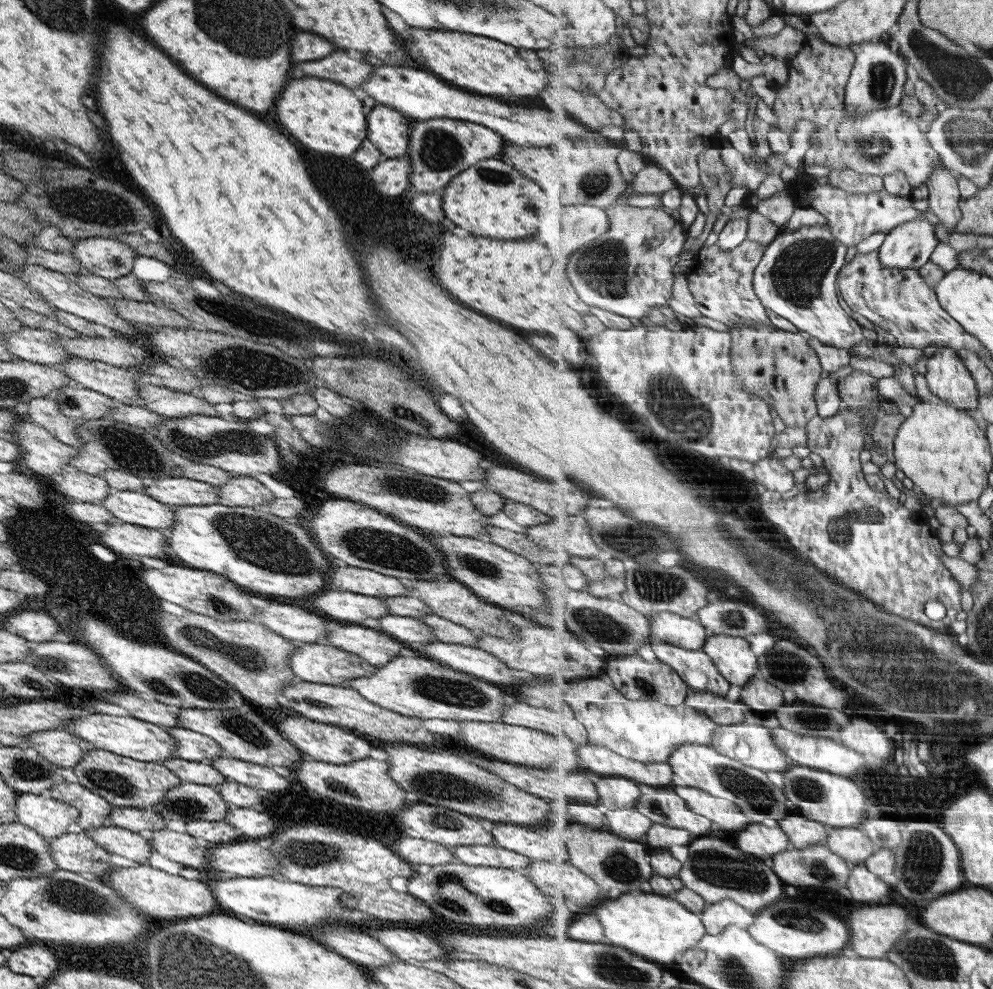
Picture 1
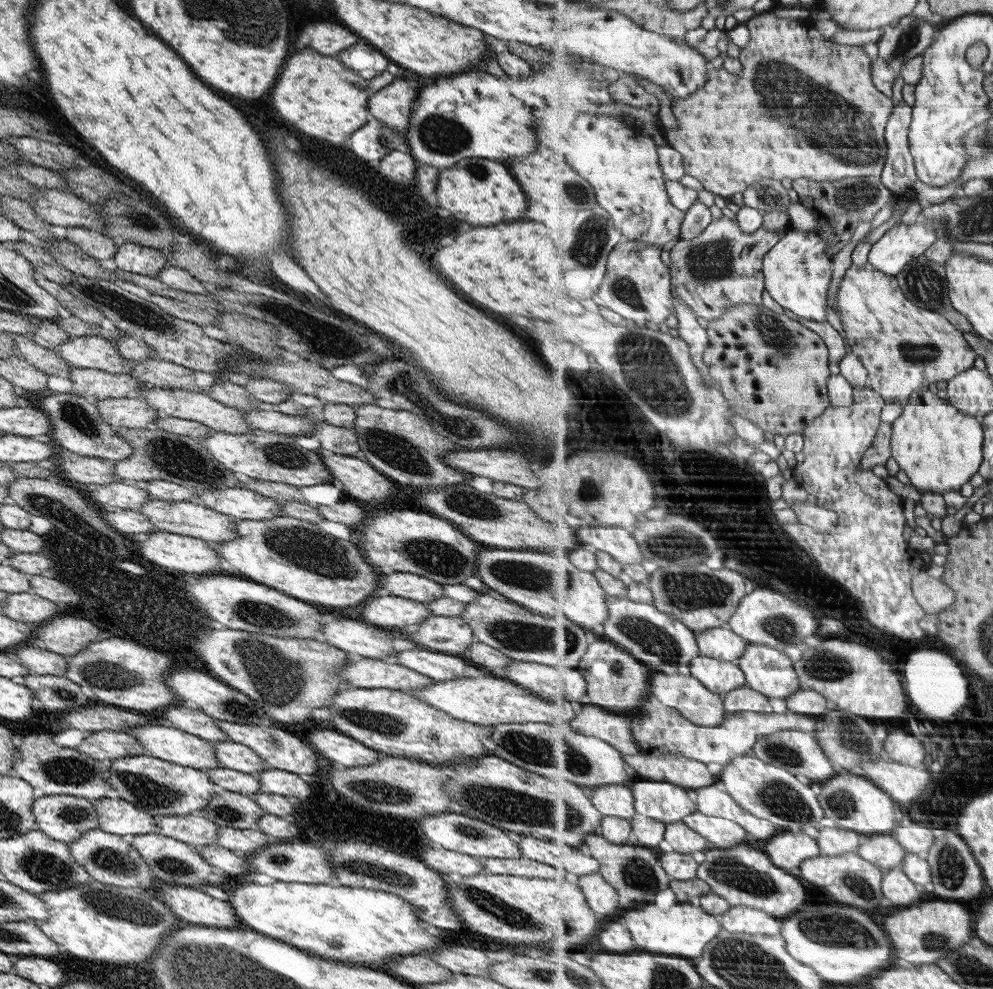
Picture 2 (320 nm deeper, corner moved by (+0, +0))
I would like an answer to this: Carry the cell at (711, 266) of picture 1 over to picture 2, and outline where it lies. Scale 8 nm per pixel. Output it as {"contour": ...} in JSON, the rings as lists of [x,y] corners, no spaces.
{"contour":[[[722,216],[713,219],[711,224],[697,238],[683,240],[670,250],[670,271],[672,274],[672,294],[681,296],[689,307],[693,308],[697,317],[708,322],[718,320],[729,304],[764,305],[763,295],[766,292],[766,275],[763,274],[766,254],[788,233],[790,227],[767,229],[761,227],[757,232],[749,234],[742,229],[737,217]]]}

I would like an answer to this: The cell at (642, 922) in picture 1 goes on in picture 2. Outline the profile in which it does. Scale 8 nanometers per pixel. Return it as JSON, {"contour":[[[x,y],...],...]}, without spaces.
{"contour":[[[681,902],[667,910],[661,910],[654,903],[645,903],[639,909],[629,908],[622,916],[621,922],[631,931],[639,948],[655,954],[671,954],[692,960],[700,958],[706,952],[709,942],[715,940],[724,930],[720,917],[708,914],[701,906]]]}

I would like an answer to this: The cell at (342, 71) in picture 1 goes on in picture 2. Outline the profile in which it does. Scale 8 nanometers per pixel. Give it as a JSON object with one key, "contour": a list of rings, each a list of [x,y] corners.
{"contour":[[[353,44],[341,50],[336,56],[349,70],[368,80],[385,72],[387,62],[390,60],[375,48]]]}

